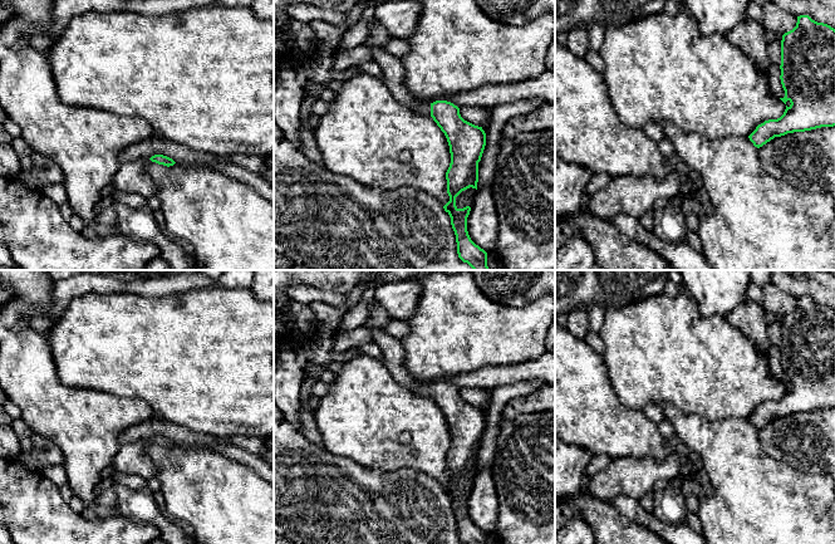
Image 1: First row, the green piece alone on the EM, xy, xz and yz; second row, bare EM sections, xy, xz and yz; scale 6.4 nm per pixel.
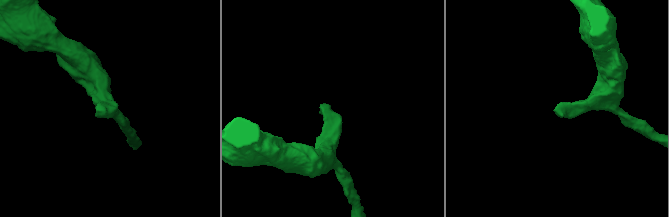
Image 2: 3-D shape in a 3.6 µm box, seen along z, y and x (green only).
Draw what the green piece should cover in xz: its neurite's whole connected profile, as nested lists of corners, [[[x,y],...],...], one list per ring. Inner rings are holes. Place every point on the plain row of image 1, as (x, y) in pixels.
[[[447,382],[421,383],[409,389],[418,396],[429,396],[444,415],[450,427],[451,445],[446,454],[450,482],[443,490],[451,499],[458,539],[463,544],[487,544],[487,534],[471,521],[467,513],[471,489],[456,487],[456,479],[462,472],[470,469],[477,471],[478,443],[486,427],[485,412],[465,402],[460,389]]]

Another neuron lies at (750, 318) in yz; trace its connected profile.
[[[748,299],[733,308],[726,319],[748,337],[762,354],[768,356],[766,310],[762,305]]]

